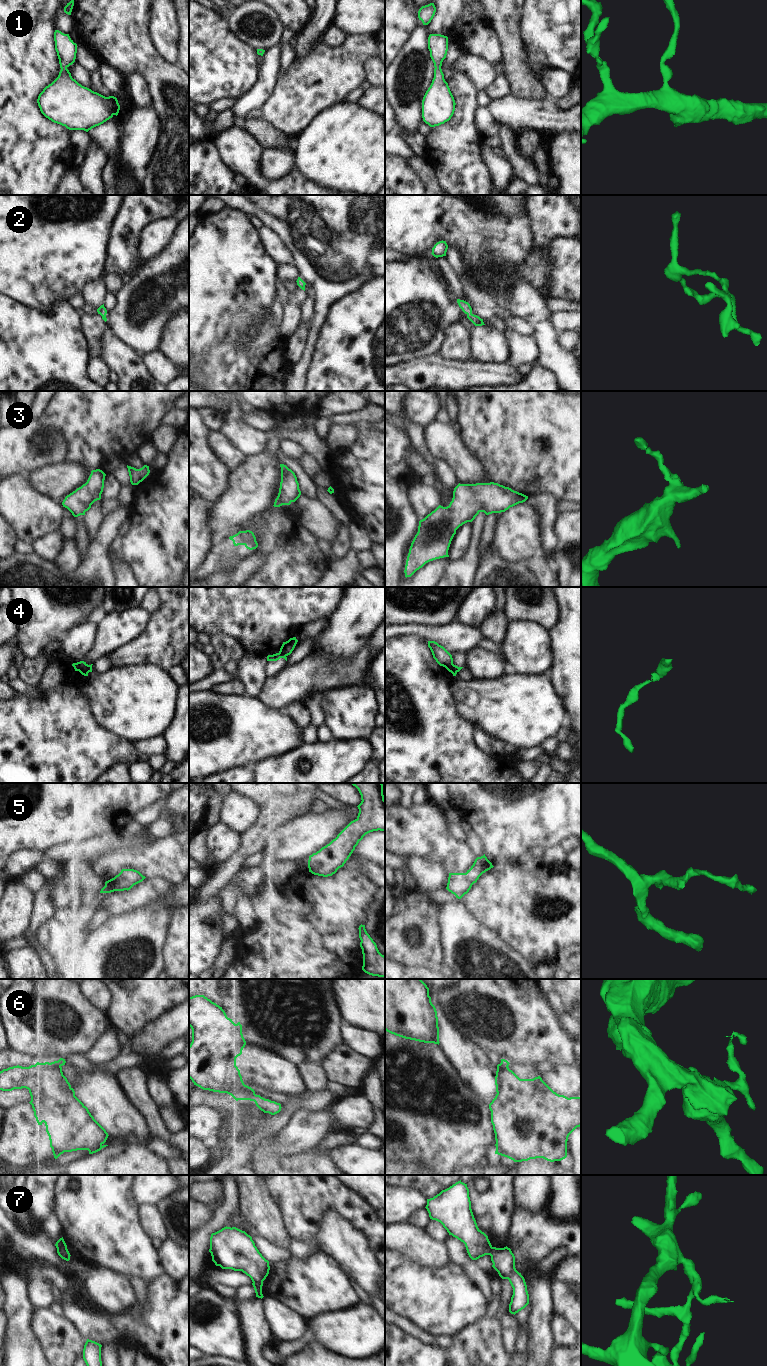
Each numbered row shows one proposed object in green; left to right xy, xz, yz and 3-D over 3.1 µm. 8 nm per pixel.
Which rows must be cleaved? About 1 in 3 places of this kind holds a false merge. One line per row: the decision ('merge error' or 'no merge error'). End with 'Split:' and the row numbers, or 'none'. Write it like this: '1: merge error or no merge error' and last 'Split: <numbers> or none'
1: no merge error
2: no merge error
3: no merge error
4: merge error
5: no merge error
6: merge error
7: merge error
Split: 4, 6, 7

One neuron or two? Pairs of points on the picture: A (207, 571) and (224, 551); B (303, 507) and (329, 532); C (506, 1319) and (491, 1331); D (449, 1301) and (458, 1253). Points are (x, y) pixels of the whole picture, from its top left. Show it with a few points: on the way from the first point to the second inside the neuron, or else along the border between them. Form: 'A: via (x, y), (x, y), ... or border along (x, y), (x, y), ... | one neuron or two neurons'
A: via (212, 566), (222, 556) | one neuron
B: via (309, 512), (323, 526) | one neuron
C: border along (500, 1324), (500, 1332), (502, 1334) | two neurons
D: border along (451, 1259), (462, 1267), (471, 1281) | two neurons

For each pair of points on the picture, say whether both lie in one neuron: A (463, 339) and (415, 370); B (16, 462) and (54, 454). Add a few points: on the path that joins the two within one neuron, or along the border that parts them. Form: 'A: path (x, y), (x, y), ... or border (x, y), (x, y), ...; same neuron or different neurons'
A: border (440, 354), (443, 358), (459, 360), (462, 363); different neurons
B: path (25, 455), (45, 454); same neuron

